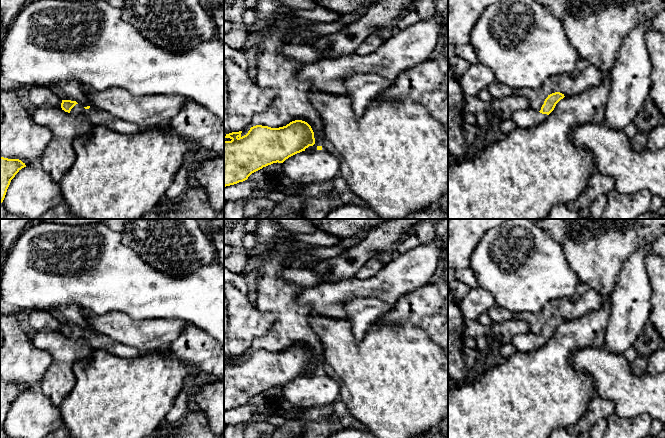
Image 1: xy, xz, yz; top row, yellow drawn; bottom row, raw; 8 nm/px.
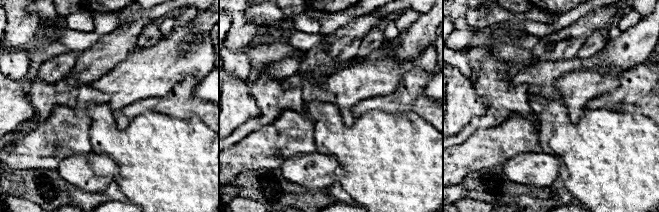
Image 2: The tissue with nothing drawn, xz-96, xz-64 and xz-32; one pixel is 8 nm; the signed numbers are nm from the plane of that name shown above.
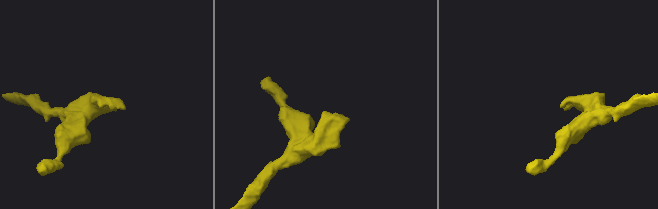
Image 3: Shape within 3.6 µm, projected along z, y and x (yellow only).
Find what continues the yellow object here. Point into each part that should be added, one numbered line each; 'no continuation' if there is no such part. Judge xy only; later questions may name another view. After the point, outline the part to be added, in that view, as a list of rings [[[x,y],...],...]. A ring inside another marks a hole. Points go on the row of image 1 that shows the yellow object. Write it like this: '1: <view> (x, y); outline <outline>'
1: xy (97, 117); outline [[[76,104],[70,111],[73,116],[84,116],[93,126],[104,126],[124,134],[136,134],[151,127],[141,127],[121,120],[112,114],[94,107],[85,109],[81,104]]]

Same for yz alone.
1: yz (528, 118); outline [[[529,108],[514,112],[512,120],[516,123],[517,128],[528,129],[539,125],[545,121],[547,117],[547,114],[542,114],[539,111],[534,111]]]

